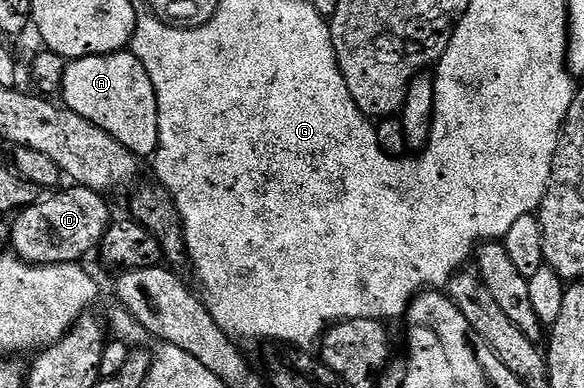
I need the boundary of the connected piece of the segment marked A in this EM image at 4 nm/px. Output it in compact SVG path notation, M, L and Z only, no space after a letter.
M130 50L70 60L65 69L61 99L67 110L85 117L85 121L112 135L136 157L154 156L159 144L157 97L149 73L145 73L141 61L137 61Z

